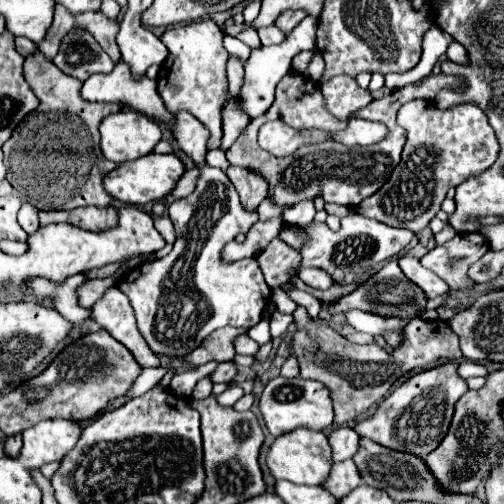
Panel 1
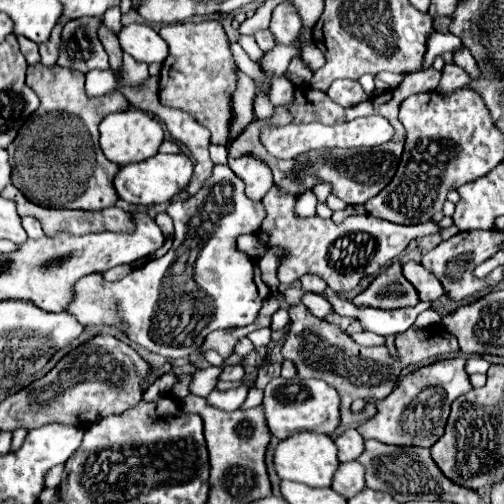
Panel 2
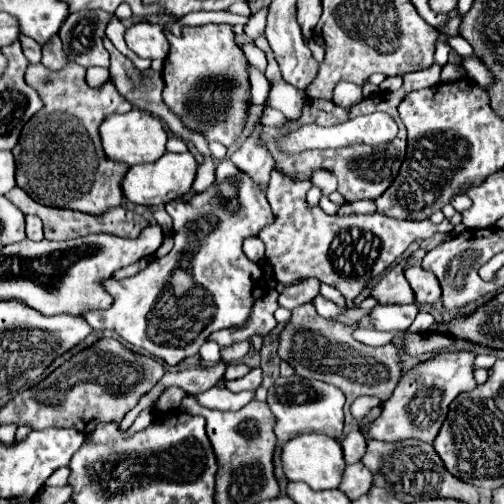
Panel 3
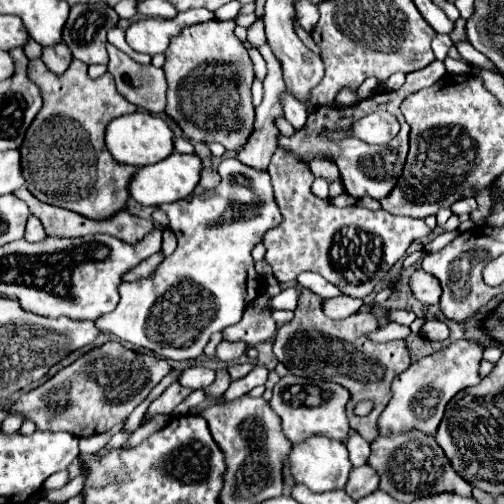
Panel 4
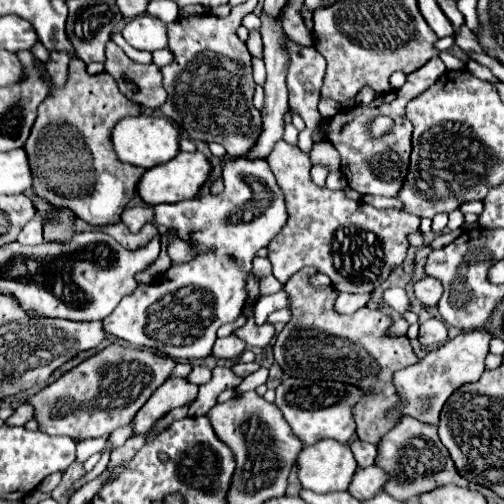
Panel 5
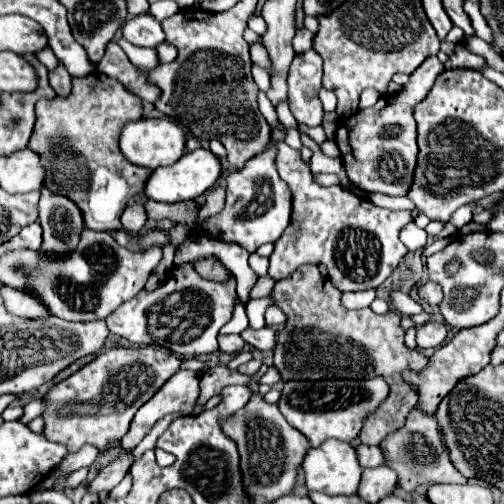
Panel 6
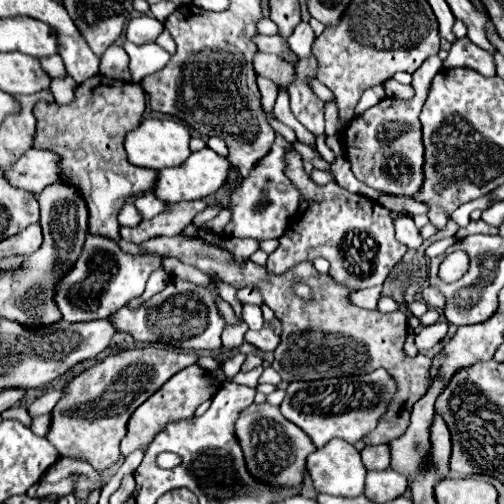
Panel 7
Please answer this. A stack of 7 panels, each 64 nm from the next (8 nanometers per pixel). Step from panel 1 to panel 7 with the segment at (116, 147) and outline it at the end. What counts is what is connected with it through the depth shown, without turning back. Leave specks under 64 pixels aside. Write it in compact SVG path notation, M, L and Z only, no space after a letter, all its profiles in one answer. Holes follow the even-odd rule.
M150 118L150 120L142 120L138 128L128 132L124 140L124 148L126 148L130 164L162 170L162 168L184 164L184 160L190 156L188 142L190 142L190 128L186 124L174 118Z

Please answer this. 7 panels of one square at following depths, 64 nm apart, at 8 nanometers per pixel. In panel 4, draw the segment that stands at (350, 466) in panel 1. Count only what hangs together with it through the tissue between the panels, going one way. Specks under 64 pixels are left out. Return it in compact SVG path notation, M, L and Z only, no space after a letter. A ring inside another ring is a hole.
M360 466L360 468L352 468L348 484L346 484L346 494L354 500L360 500L368 494L372 494L380 484L380 476L372 466Z

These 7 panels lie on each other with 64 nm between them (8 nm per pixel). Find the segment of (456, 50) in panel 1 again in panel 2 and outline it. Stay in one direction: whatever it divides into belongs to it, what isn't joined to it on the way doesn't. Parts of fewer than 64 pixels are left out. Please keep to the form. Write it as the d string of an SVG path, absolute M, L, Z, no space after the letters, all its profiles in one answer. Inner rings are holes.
M466 48L454 52L454 62L456 62L460 68L464 68L470 76L480 76L478 64L476 64L476 60L472 58L472 54L470 54Z

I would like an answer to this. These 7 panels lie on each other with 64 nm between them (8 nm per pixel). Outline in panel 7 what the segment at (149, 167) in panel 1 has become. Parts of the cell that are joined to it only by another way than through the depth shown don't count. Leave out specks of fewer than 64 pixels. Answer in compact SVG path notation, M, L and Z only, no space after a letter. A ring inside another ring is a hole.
M208 146L204 150L198 150L198 152L192 152L190 158L182 164L182 166L176 166L176 168L164 168L160 170L160 178L154 186L154 194L166 202L166 204L172 204L172 202L182 202L182 200L200 200L200 198L208 198L212 196L216 190L222 188L222 184L226 182L228 178L228 170L230 170L230 162L226 156L220 156L216 154L214 150L210 150Z

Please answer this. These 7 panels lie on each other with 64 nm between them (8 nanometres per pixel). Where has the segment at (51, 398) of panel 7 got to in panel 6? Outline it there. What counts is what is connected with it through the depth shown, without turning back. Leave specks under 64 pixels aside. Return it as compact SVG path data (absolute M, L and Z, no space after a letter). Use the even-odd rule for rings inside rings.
M34 398L34 400L30 400L30 402L24 406L24 416L22 416L20 420L22 420L24 424L28 424L28 422L34 420L36 416L42 416L44 408L46 408L44 398Z

